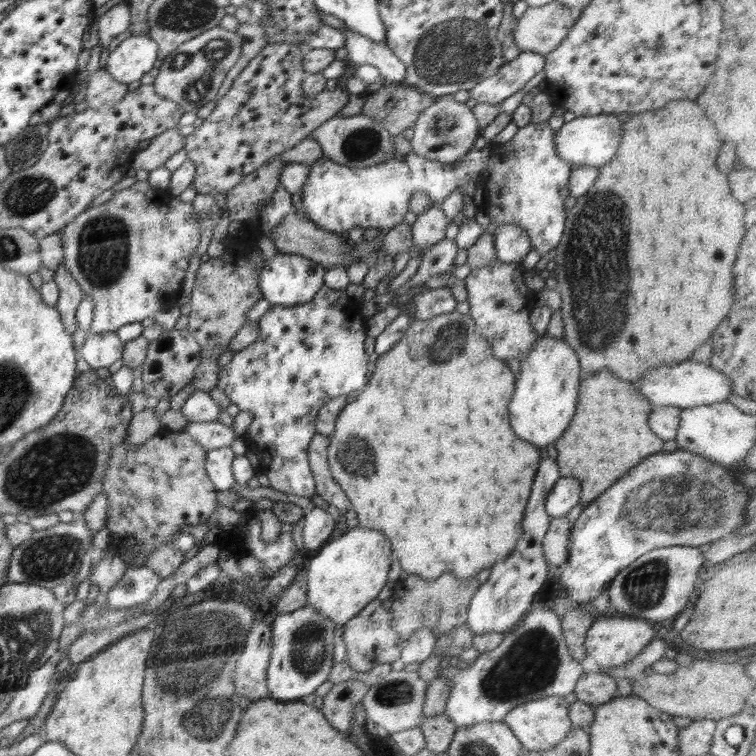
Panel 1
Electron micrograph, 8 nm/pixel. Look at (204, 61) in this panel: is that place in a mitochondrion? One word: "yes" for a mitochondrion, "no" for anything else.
yes

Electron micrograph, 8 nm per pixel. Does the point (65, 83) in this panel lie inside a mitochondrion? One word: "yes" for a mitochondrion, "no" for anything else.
no

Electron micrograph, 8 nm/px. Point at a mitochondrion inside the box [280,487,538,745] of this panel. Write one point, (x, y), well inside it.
(308, 649)

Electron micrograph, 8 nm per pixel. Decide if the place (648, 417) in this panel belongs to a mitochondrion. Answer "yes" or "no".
no

